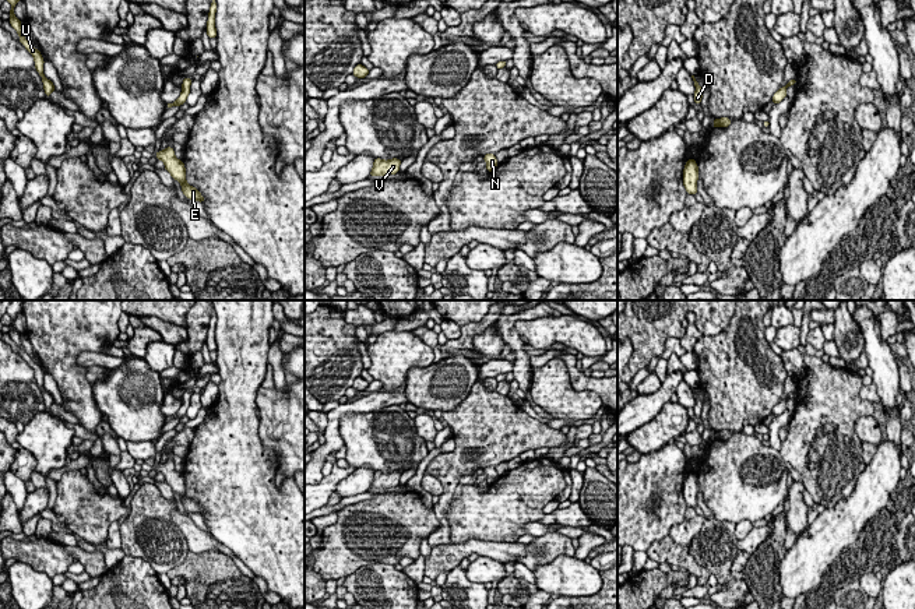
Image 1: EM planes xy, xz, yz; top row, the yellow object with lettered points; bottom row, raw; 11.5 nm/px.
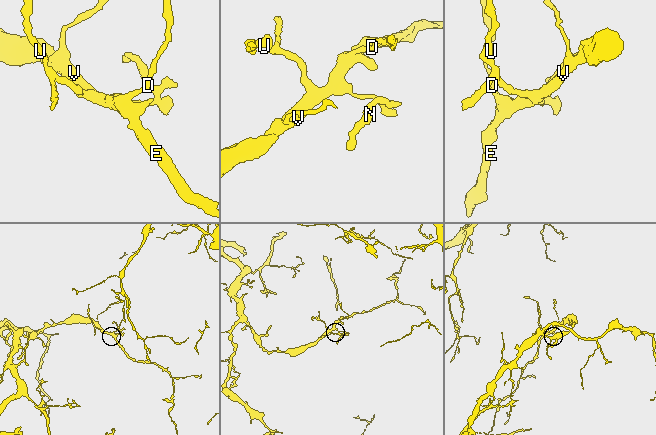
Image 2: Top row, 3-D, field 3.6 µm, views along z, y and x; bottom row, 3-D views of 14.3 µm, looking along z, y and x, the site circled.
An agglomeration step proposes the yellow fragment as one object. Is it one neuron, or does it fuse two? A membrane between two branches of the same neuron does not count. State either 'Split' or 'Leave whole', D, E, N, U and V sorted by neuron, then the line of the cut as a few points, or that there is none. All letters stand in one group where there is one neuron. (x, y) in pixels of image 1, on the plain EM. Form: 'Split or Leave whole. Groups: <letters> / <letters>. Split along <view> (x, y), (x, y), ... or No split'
Leave whole. Groups: D E N U V. No split

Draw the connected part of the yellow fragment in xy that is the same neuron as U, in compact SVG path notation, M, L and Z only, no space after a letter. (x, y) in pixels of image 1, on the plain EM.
M10 300L10 304L7 307L7 314L11 317L11 323L10 323L10 337L11 339L17 344L18 349L20 349L20 355L25 359L25 362L32 367L34 374L35 374L35 381L39 386L39 388L42 390L42 395L43 395L43 402L46 406L46 411L49 411L49 408L54 404L54 398L50 392L47 392L43 387L43 370L41 369L41 363L36 363L24 349L24 346L21 345L21 334L14 328L14 320L15 317L22 311L22 300Z

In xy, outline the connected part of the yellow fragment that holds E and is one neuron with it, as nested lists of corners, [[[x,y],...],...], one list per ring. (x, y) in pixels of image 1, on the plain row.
[[[168,460],[163,464],[158,464],[155,469],[165,476],[165,482],[175,493],[180,496],[182,504],[187,511],[204,515],[201,506],[186,494],[184,476],[175,469],[172,460]]]

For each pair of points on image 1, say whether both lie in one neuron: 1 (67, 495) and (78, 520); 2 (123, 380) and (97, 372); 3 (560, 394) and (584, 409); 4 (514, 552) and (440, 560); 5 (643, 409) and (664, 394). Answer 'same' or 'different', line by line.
1: same
2: different
3: same
4: same
5: same

